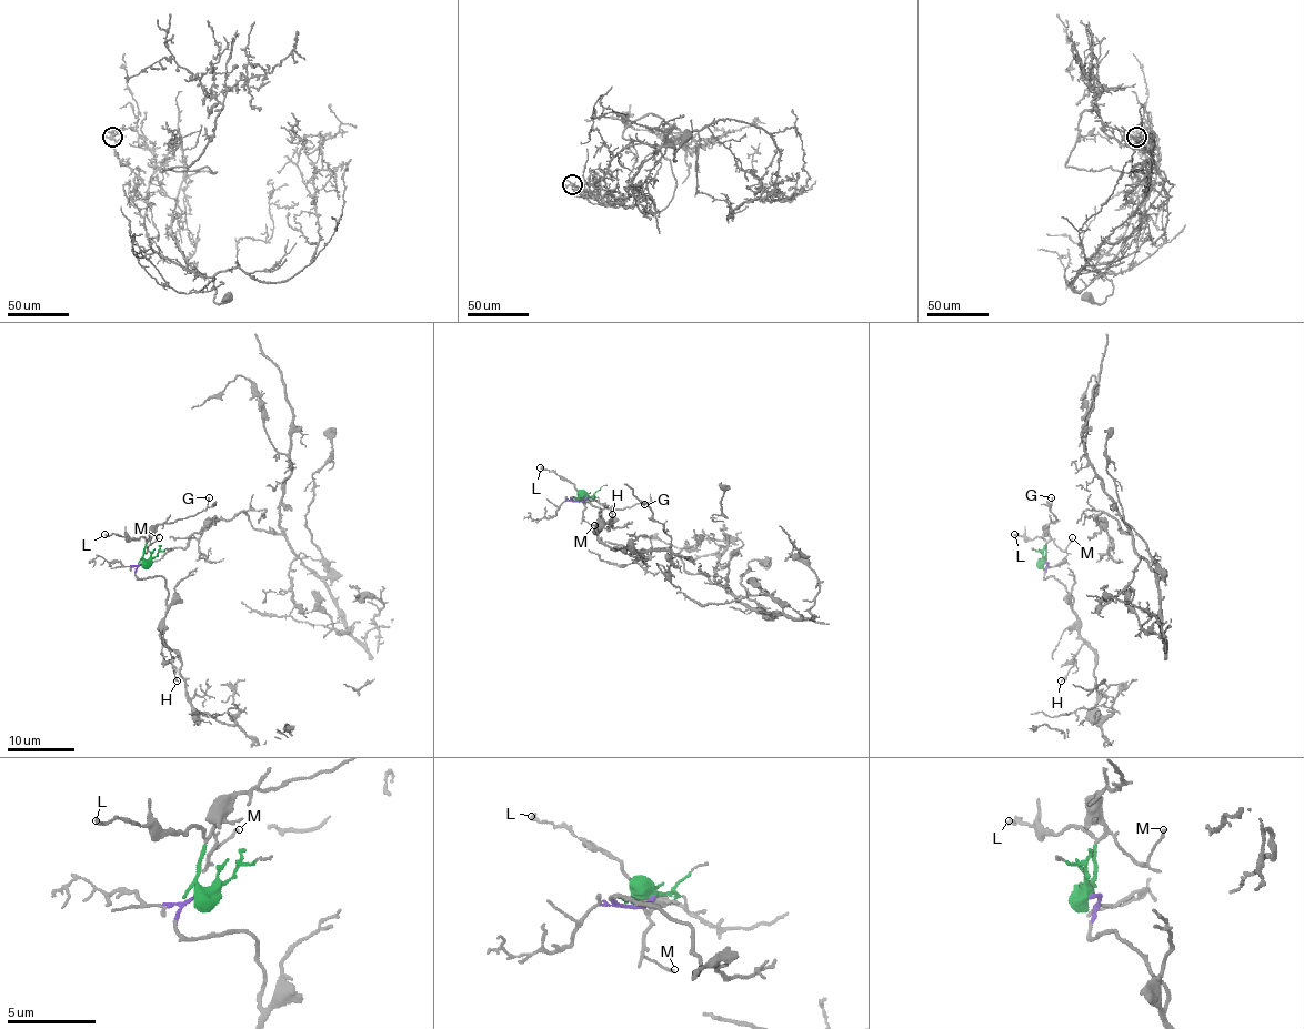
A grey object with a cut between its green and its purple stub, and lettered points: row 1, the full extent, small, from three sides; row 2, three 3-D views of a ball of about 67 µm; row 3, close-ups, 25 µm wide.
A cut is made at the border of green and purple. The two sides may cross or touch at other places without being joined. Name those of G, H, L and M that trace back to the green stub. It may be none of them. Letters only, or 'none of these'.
G, L, M

